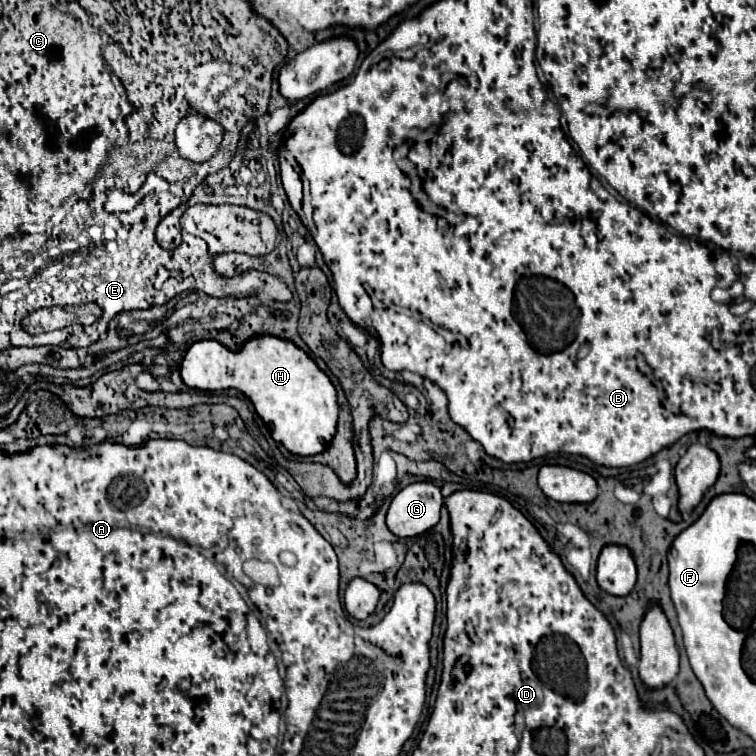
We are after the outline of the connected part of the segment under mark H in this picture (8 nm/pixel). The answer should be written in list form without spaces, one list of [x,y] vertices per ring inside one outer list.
[[[263,335],[249,339],[241,351],[229,351],[219,341],[197,341],[181,363],[181,379],[199,391],[239,389],[267,425],[271,437],[293,455],[317,455],[327,449],[337,429],[337,393],[315,361],[291,341]]]

